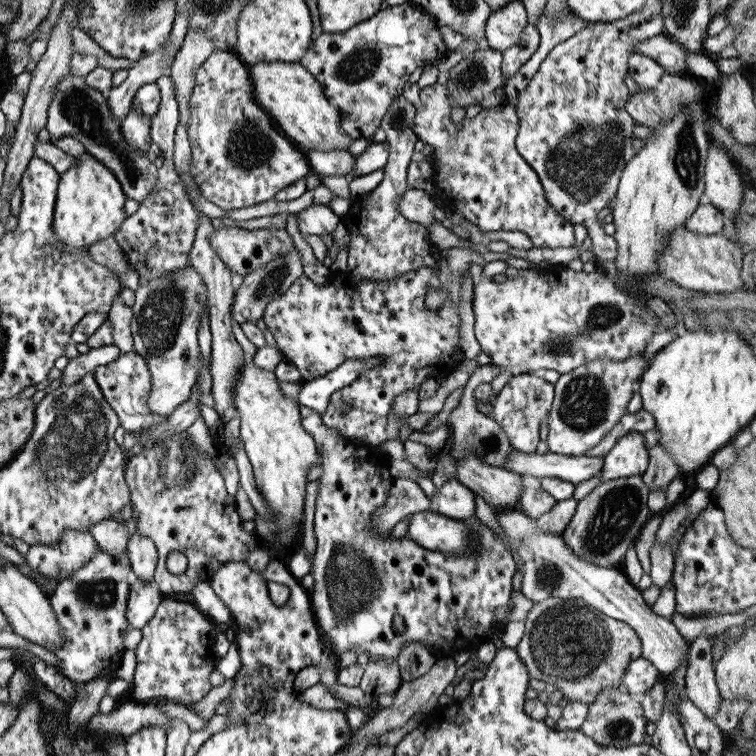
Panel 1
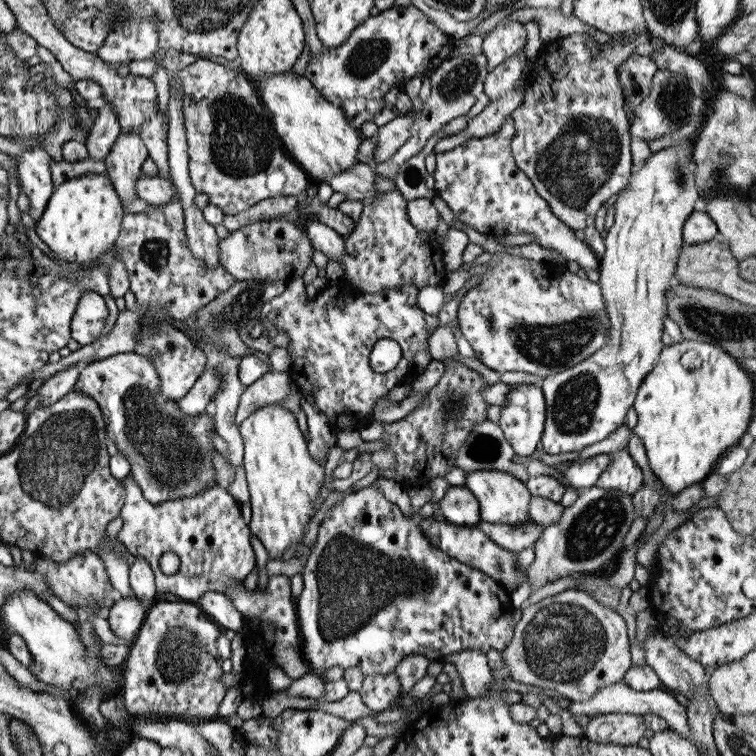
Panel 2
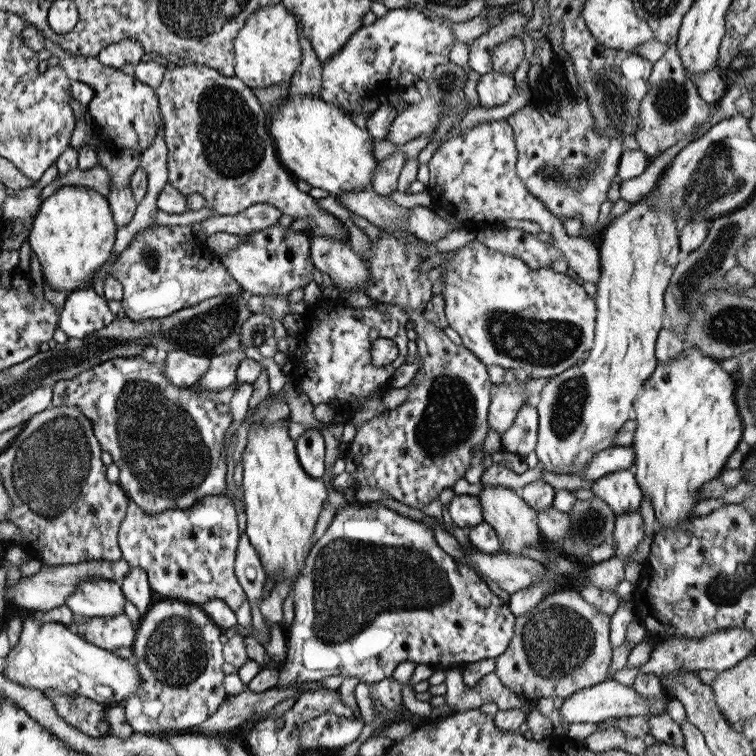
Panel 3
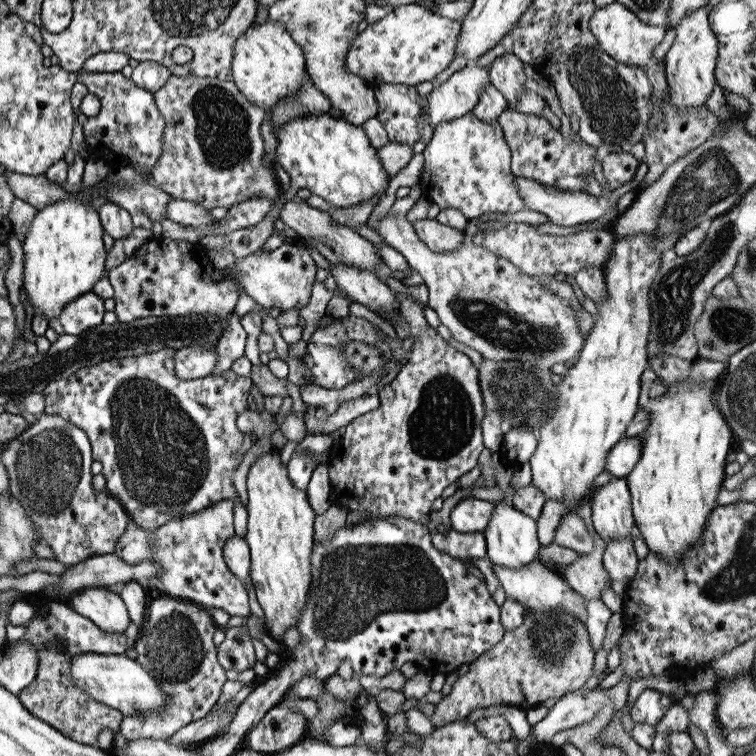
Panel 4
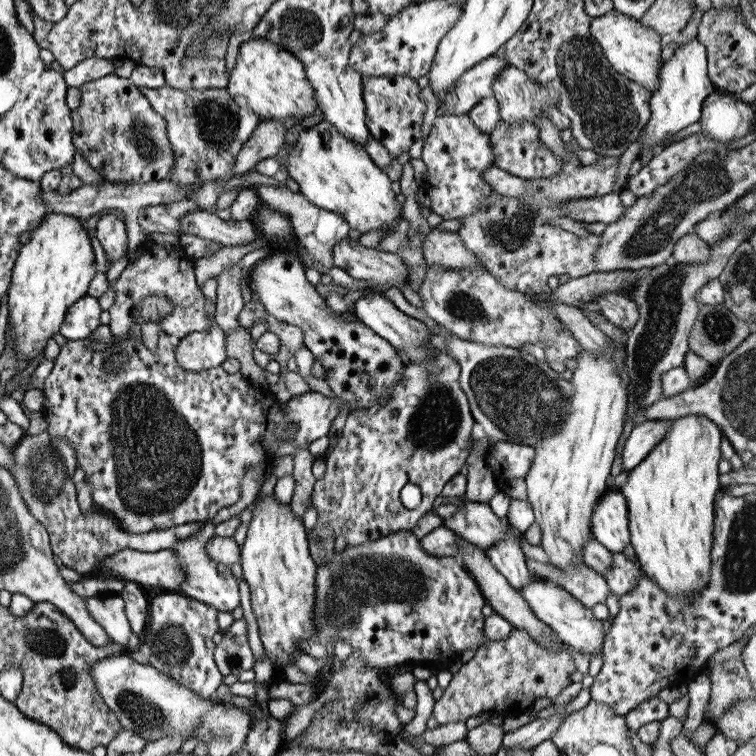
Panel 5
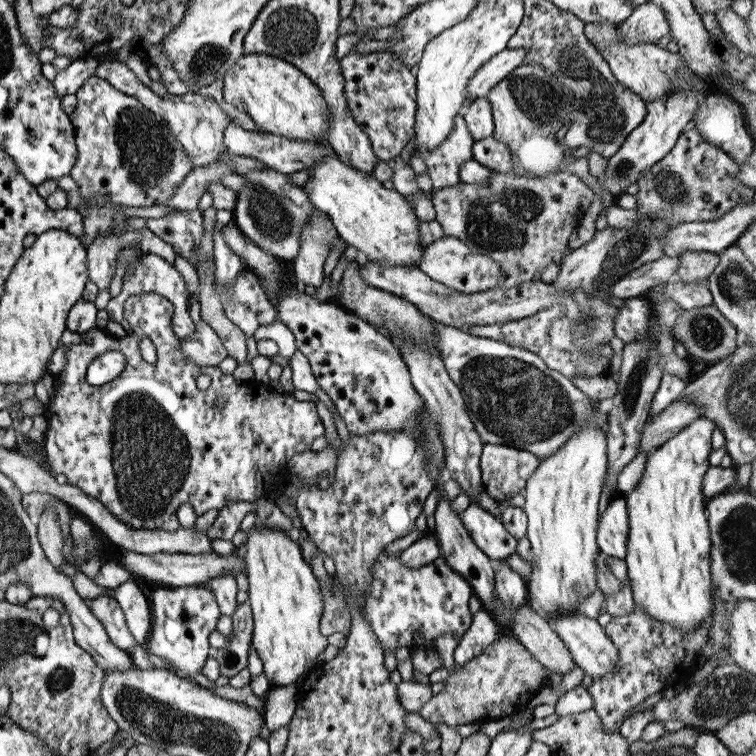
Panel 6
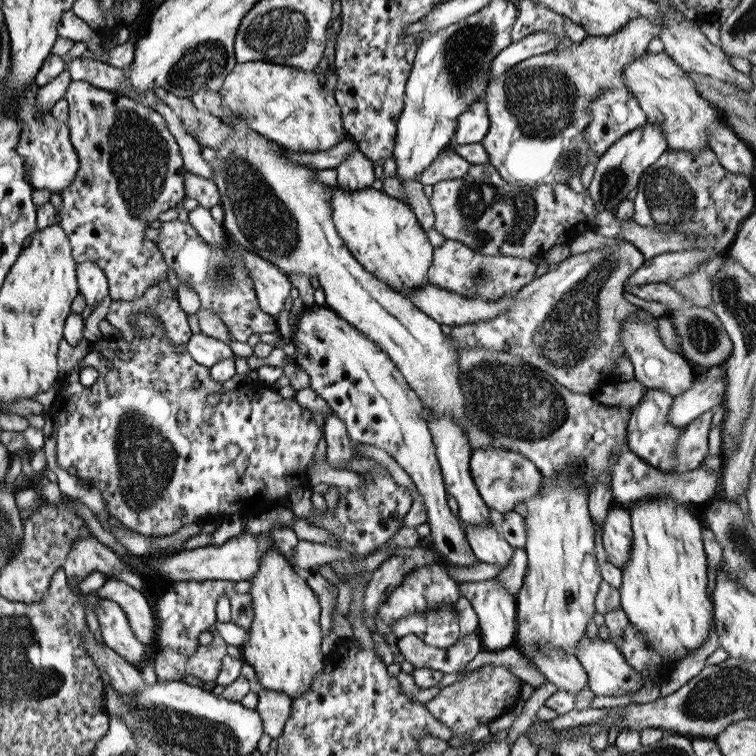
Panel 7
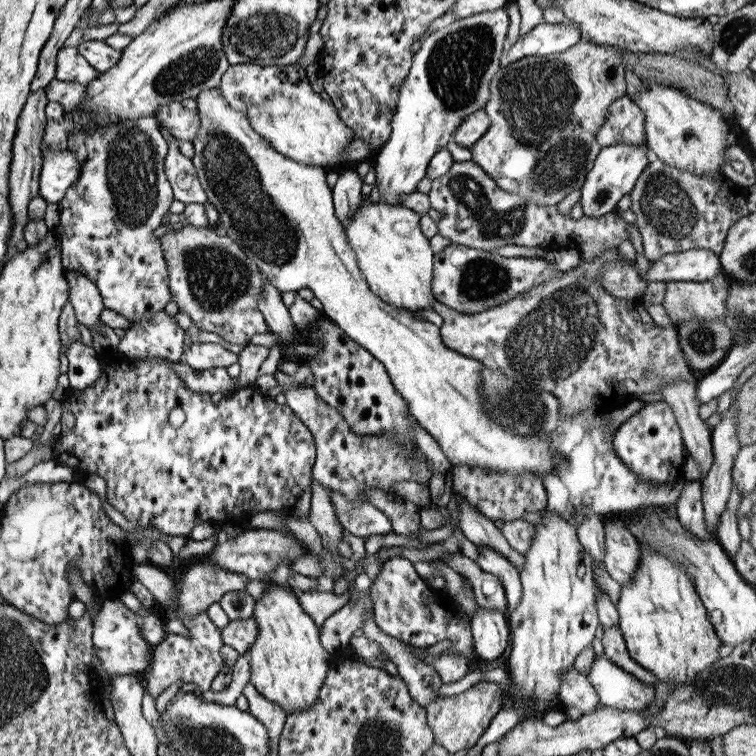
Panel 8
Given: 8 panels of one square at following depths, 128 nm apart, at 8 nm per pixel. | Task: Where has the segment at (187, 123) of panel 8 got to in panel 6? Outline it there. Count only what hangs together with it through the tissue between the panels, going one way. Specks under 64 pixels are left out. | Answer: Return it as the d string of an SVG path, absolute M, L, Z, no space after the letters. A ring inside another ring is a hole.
M233 122L227 124L223 130L223 143L227 147L227 152L232 155L249 156L263 162L268 168L281 172L281 174L291 174L298 170L305 170L311 163L321 161L325 155L333 155L331 148L322 148L314 141L297 141L281 135L271 133L248 131L236 126Z

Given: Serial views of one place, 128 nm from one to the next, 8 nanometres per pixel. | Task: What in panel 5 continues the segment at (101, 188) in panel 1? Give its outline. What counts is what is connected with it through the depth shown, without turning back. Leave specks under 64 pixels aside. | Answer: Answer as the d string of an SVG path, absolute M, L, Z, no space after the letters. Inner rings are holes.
M49 213L41 218L37 227L31 229L27 243L21 244L15 264L11 270L7 294L7 328L10 326L10 341L16 354L16 360L33 360L40 351L43 352L47 338L59 332L61 321L67 308L86 294L89 282L96 273L95 257L87 237L85 227L79 219L64 213Z

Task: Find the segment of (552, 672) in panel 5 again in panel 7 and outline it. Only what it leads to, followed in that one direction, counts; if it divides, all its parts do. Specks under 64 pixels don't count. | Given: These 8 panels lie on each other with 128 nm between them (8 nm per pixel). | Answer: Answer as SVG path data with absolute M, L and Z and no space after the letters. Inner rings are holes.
M485 664L471 671L466 678L441 687L439 693L423 707L441 724L451 728L448 744L463 745L471 730L479 724L487 725L494 718L508 711L512 704L519 702L519 688L521 688L521 679L509 672L507 667Z

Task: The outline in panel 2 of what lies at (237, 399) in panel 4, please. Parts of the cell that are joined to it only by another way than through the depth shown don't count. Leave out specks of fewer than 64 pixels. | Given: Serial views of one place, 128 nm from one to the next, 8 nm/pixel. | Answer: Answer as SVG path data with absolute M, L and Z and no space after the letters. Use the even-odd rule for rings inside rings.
M131 351L87 363L79 370L79 376L71 391L81 391L99 405L105 420L107 438L111 439L117 451L126 457L129 462L129 476L134 479L138 488L141 488L143 498L147 502L159 504L171 499L190 498L209 486L215 486L215 468L211 459L214 447L209 432L213 429L212 418L207 412L197 417L186 416L179 411L176 401L161 396L159 376L152 361L147 357Z

